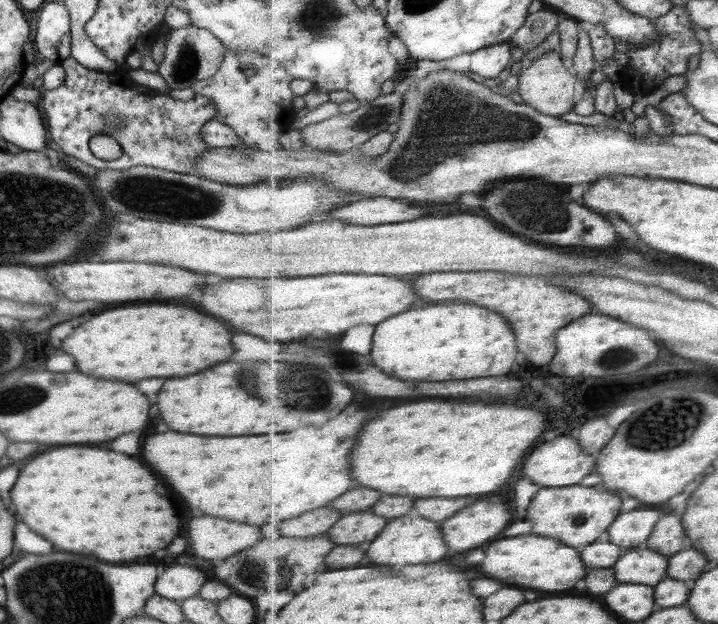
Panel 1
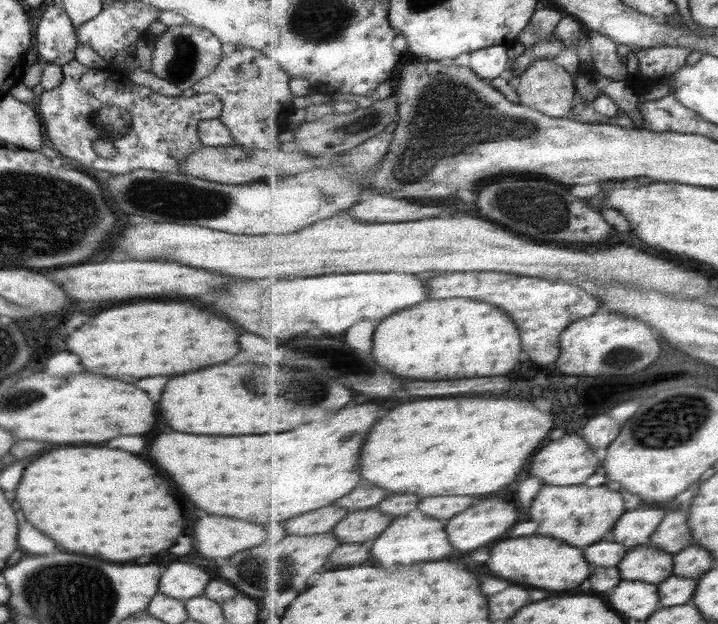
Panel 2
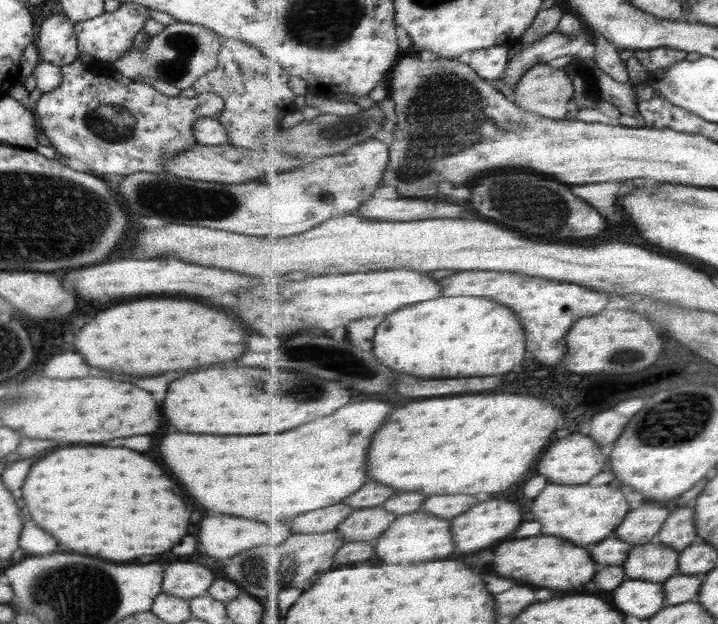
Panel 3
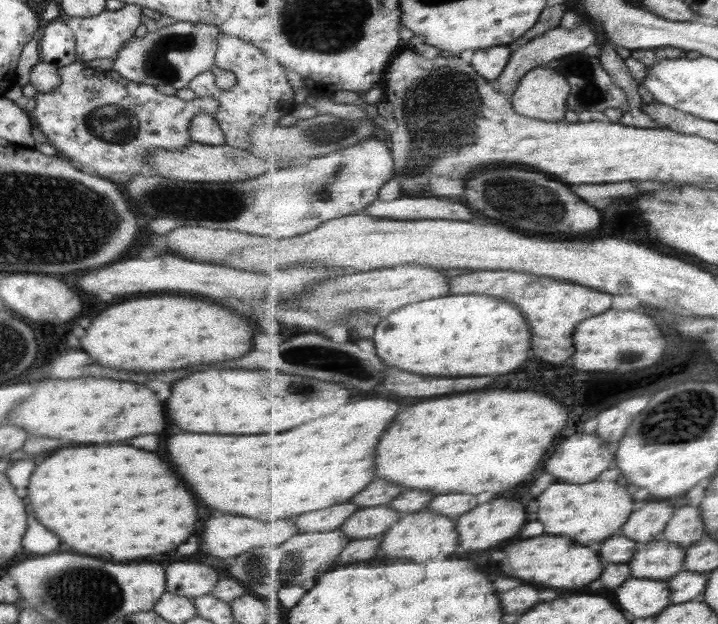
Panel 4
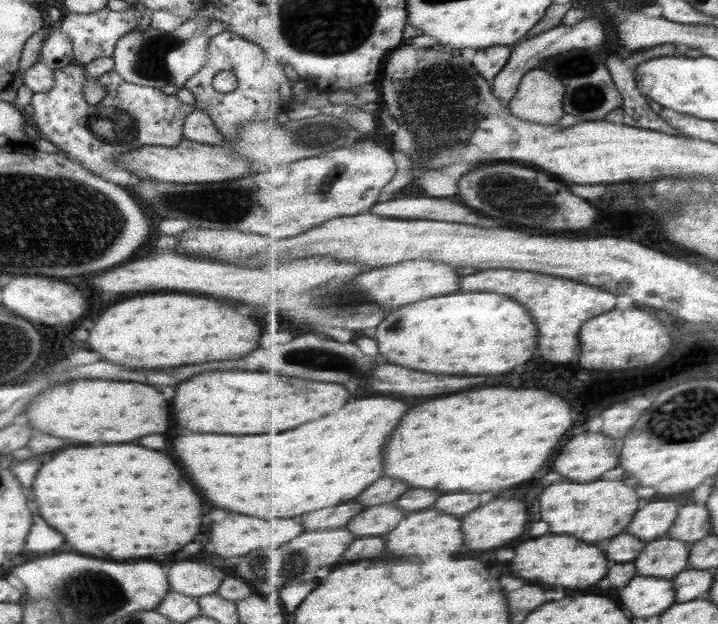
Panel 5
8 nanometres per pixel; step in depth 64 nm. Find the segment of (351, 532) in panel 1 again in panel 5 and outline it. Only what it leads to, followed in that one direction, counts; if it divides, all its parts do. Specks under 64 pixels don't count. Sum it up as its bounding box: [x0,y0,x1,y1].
[347,504,405,536]

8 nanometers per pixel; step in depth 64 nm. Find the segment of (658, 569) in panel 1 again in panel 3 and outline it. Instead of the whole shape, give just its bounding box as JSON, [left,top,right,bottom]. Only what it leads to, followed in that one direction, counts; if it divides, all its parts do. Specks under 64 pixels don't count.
[625,541,681,582]

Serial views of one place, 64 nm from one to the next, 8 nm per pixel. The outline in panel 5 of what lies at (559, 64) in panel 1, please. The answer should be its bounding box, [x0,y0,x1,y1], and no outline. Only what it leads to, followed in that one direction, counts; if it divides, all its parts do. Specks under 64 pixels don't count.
[509,68,567,125]

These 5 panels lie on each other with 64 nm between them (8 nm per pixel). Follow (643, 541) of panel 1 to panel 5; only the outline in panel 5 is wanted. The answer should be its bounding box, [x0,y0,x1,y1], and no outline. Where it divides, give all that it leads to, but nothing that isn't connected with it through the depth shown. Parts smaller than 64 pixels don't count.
[627,500,680,542]

